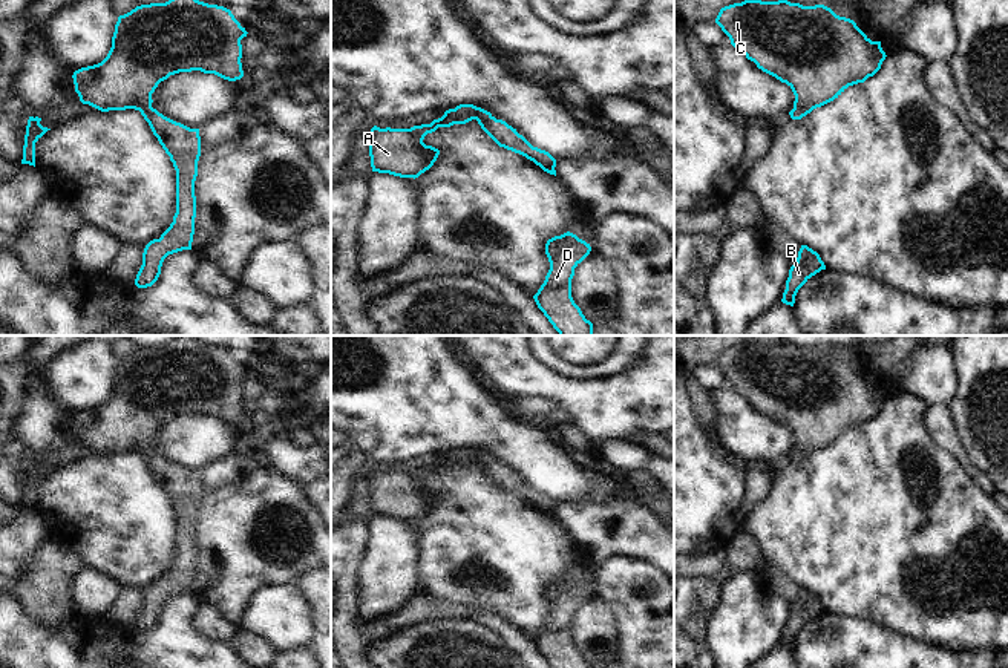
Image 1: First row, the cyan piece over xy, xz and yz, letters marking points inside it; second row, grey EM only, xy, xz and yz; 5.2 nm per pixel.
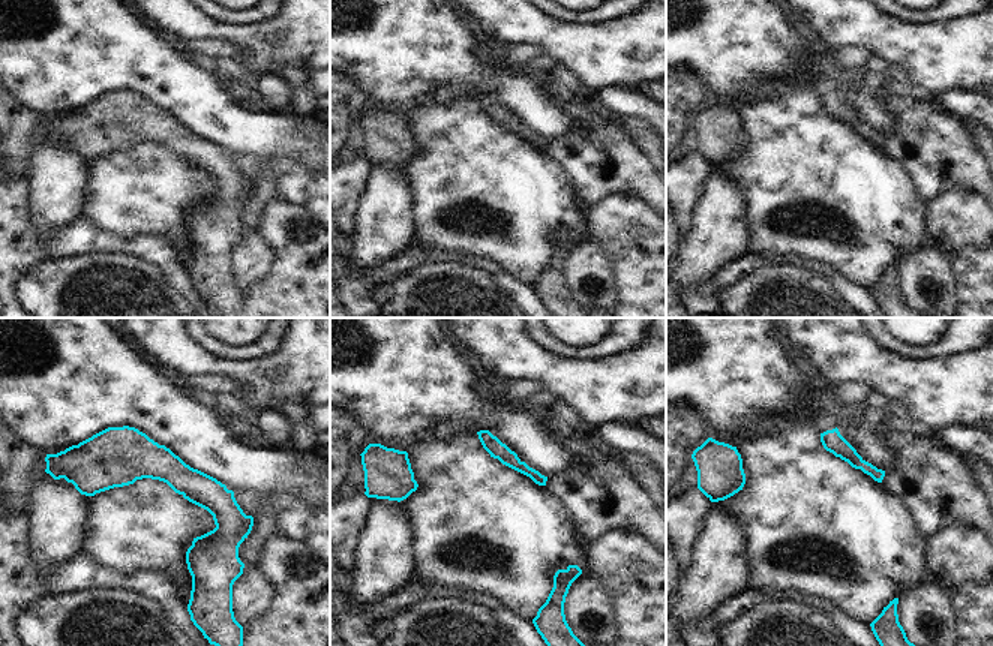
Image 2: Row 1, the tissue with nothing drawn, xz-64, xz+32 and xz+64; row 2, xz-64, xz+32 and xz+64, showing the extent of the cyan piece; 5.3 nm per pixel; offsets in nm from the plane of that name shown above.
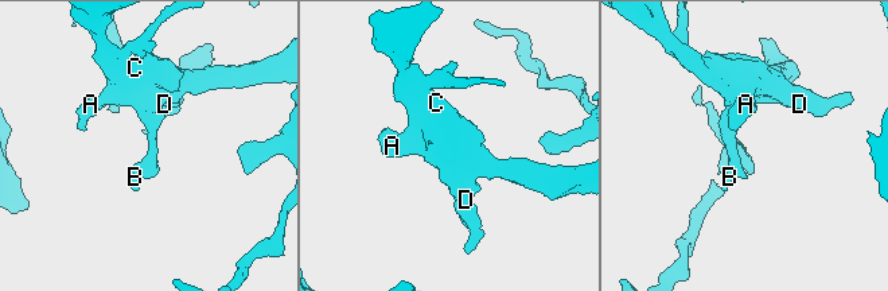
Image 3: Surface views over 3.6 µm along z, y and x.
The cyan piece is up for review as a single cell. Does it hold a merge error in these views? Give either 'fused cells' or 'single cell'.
single cell

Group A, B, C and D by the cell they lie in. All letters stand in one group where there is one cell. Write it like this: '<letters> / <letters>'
A B C D

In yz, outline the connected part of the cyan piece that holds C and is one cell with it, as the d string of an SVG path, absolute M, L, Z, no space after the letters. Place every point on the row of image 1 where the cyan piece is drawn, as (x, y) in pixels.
M745 0L722 8L715 23L737 51L792 89L792 120L801 120L813 109L833 101L849 86L864 83L881 69L887 57L881 41L872 41L853 20L836 15L824 5Z

